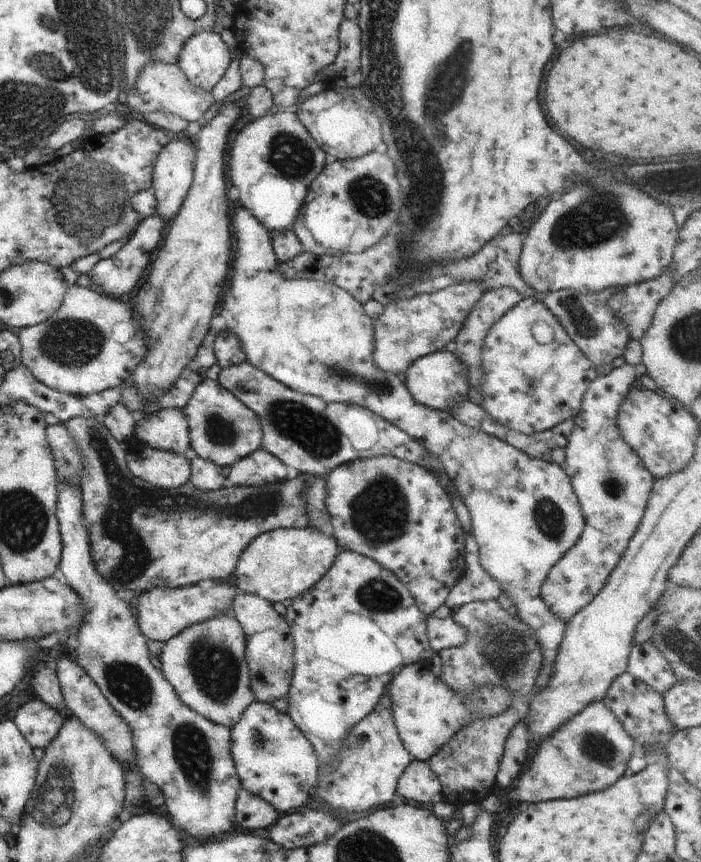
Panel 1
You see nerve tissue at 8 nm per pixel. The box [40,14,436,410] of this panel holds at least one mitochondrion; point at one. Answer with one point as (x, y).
(370, 197)

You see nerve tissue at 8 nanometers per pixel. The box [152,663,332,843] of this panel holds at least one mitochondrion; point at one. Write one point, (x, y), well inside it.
(191, 749)

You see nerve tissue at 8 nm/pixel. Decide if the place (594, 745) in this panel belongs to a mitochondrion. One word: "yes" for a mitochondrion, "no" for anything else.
yes

